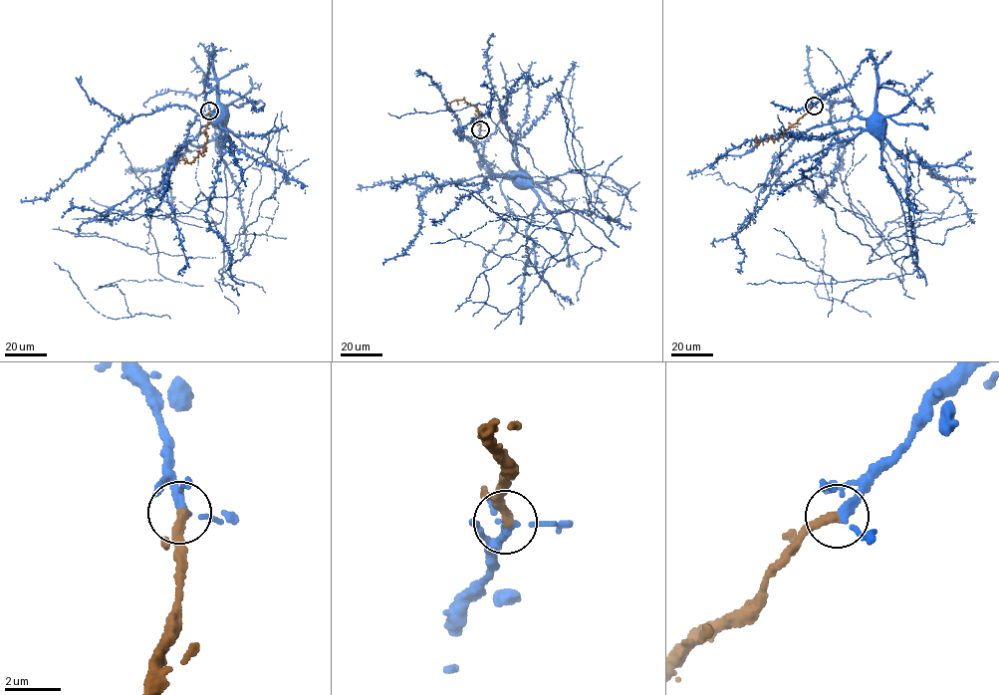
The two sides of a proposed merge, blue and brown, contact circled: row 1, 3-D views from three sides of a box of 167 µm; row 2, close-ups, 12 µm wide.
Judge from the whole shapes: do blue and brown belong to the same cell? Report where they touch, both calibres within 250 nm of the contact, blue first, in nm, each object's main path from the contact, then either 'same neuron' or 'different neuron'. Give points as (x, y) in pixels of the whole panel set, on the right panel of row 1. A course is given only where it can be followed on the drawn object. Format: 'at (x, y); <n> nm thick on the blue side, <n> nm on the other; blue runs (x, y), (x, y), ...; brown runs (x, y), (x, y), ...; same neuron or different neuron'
at (814, 106); 200 nm thick on the blue side, 360 nm on the other; blue runs (814, 106), (825, 95), (850, 82), (860, 63), (870, 57), (875, 68), (877, 88), (878, 118), (874, 125); brown runs (814, 106), (784, 134), (756, 143), (754, 138), (754, 146); same neuron

